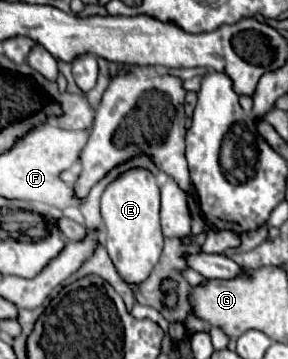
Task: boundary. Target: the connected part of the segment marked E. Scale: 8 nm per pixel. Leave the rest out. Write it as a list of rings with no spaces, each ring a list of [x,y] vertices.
[[[135,168],[111,182],[101,198],[101,216],[105,246],[115,270],[127,284],[143,284],[153,266],[159,262],[163,250],[163,234],[159,226],[159,186],[153,174],[143,168]]]

